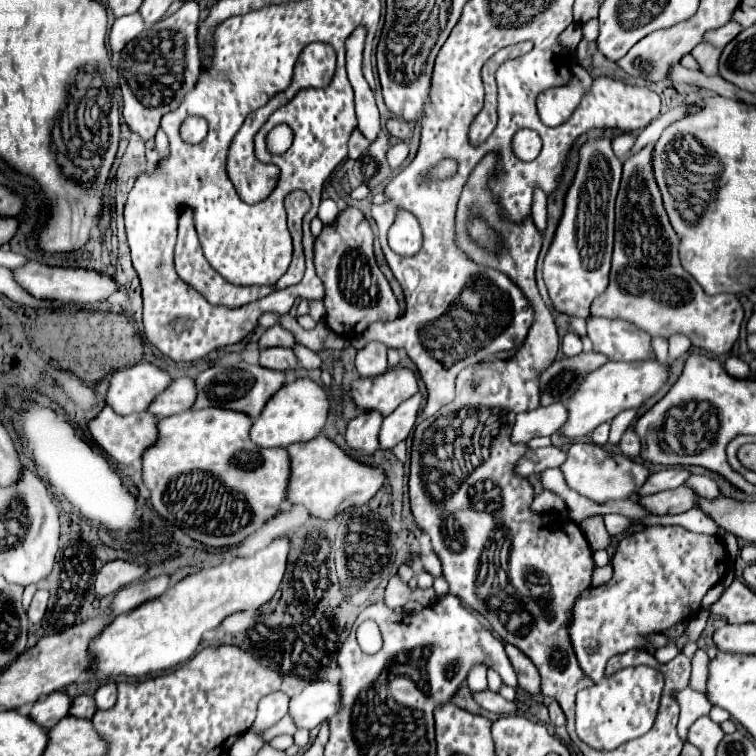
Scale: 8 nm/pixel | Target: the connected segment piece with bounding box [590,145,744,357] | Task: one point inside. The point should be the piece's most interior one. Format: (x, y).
(648, 287)

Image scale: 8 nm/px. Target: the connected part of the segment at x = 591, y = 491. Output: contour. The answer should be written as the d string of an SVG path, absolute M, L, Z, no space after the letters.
M576 441L570 445L568 457L560 465L560 469L562 469L564 479L570 489L574 489L576 493L580 493L592 501L598 501L598 503L604 503L610 499L634 499L636 501L638 495L634 495L634 493L644 485L644 481L650 475L648 469L642 467L640 463L636 463L620 453L612 453L596 443L584 443L584 441Z

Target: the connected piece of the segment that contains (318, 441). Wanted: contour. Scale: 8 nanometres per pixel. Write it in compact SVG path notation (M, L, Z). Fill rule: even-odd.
M322 435L308 443L290 445L288 455L290 481L286 501L292 505L304 505L310 515L320 519L332 519L348 507L368 503L384 483L384 471L380 467L368 467L350 459L336 443Z

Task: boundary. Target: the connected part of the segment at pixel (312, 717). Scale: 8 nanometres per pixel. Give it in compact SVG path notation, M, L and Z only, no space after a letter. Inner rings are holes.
M314 681L308 687L304 687L298 695L290 697L290 709L288 715L292 717L292 723L298 729L314 729L318 727L324 719L330 719L340 707L340 689L336 683L328 683L328 681Z

